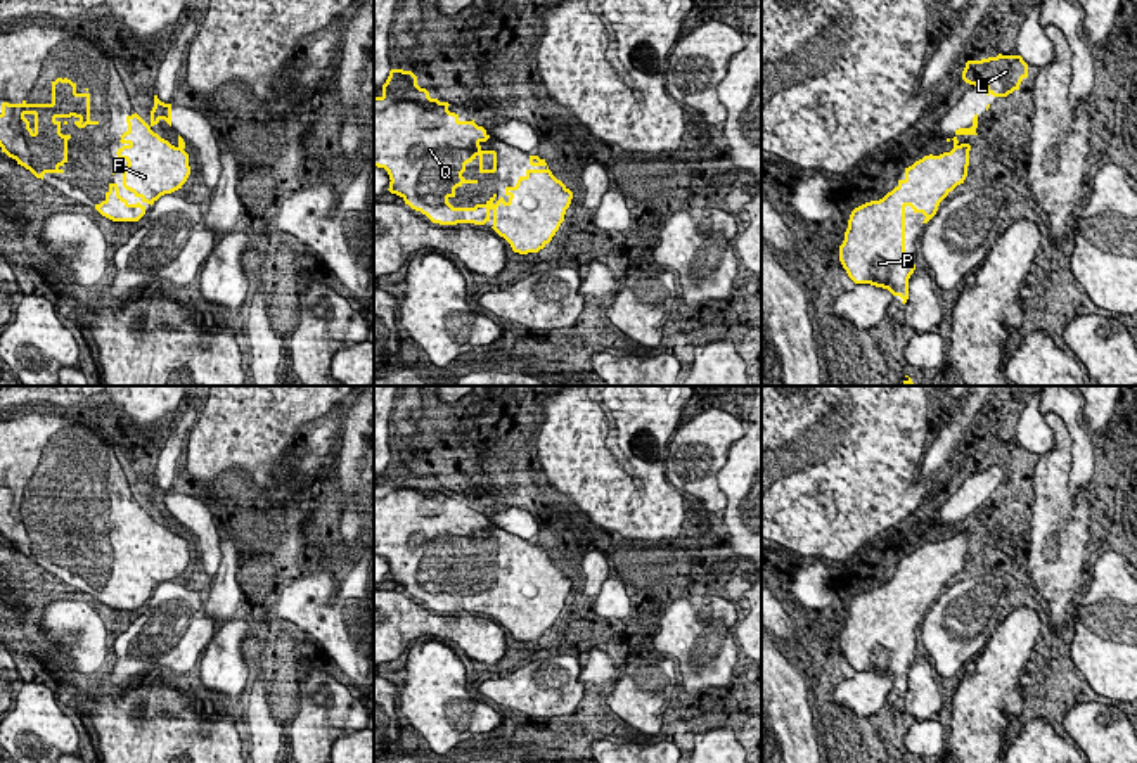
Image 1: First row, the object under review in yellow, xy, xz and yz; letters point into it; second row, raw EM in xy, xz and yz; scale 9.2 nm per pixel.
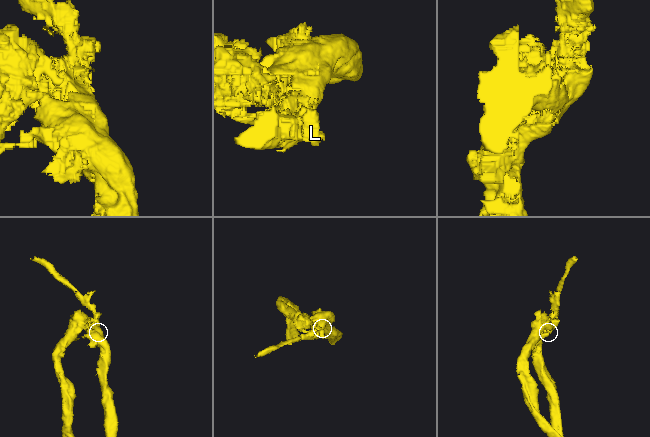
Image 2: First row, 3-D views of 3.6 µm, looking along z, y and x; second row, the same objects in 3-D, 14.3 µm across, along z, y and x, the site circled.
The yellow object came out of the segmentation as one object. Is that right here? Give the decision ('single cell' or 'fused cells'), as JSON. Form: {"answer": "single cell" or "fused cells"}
{"answer": "fused cells"}

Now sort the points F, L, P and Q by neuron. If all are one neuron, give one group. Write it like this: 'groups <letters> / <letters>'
groups F P Q / L

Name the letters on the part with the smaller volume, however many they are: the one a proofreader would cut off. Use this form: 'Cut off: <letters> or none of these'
Cut off: L

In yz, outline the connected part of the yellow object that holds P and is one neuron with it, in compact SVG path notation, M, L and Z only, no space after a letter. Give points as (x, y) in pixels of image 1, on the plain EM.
M960 531L950 540L940 543L924 543L905 555L905 566L879 588L865 590L855 595L848 607L845 628L839 633L839 649L855 671L870 671L888 676L900 683L903 692L909 687L909 666L915 657L914 651L905 649L905 595L922 600L928 611L938 599L940 590L967 564L969 531Z

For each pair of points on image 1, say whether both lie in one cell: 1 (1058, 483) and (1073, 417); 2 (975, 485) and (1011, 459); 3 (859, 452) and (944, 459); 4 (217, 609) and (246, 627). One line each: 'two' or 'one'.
1: two
2: one
3: two
4: two

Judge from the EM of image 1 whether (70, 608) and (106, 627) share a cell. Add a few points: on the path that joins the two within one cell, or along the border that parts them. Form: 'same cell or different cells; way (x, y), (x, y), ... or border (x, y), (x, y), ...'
same cell; way (78, 611), (97, 627)

